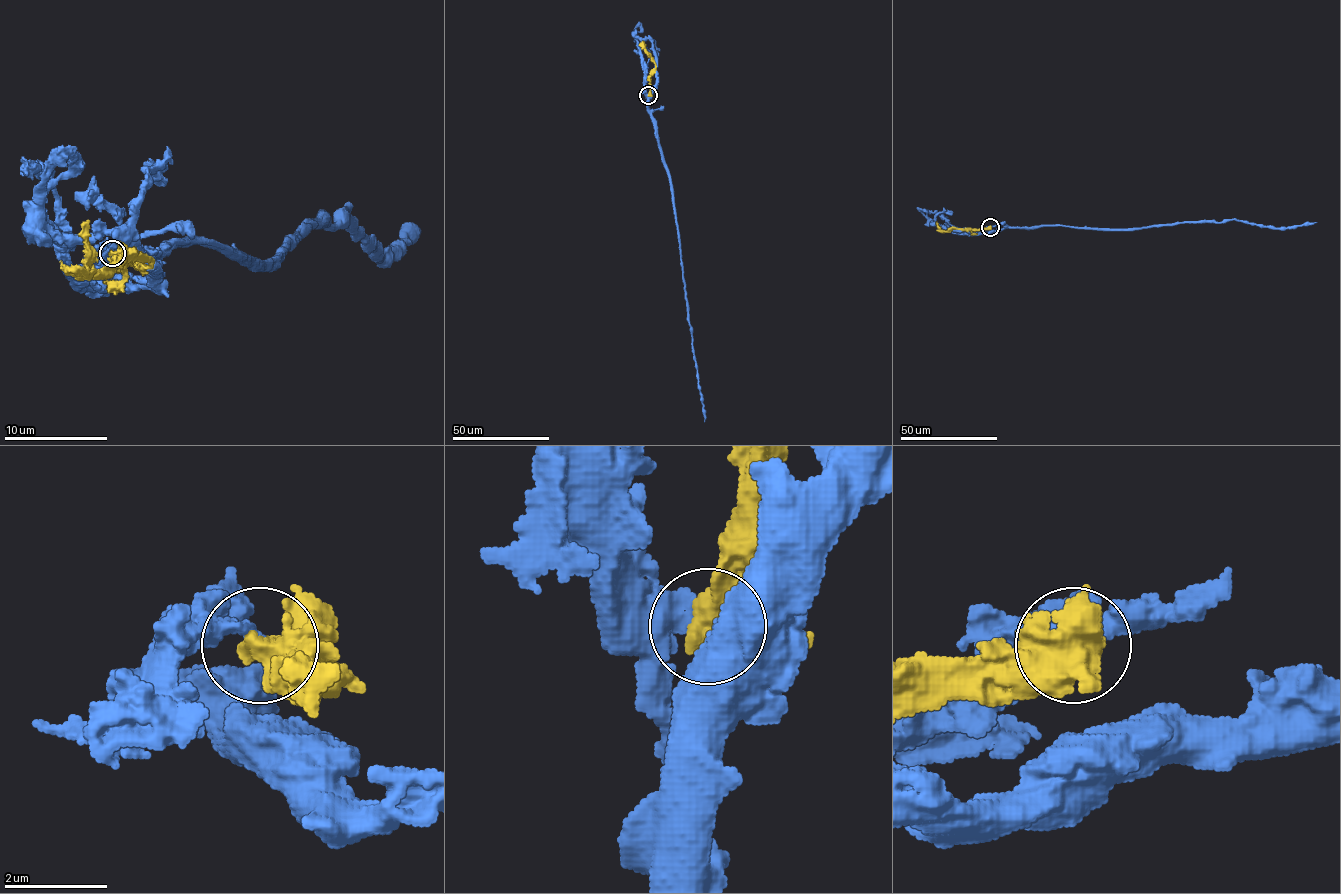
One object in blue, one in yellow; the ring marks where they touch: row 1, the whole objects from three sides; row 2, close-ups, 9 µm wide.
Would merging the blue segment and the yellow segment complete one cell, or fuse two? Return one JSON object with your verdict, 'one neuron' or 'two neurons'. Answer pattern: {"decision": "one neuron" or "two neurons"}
{"decision": "two neurons"}

